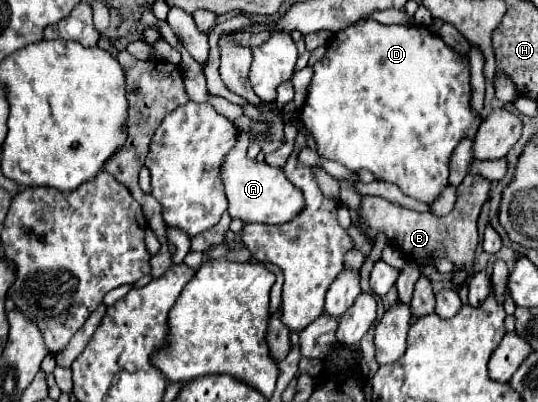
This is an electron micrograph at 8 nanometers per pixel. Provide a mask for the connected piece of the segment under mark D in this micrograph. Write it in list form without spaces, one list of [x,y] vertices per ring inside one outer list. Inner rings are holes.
[[[357,21],[351,27],[339,31],[333,35],[325,57],[313,65],[315,75],[311,79],[309,91],[307,91],[307,101],[303,105],[301,111],[301,119],[303,125],[307,129],[307,133],[315,139],[317,143],[317,153],[321,157],[327,157],[331,161],[341,163],[343,167],[347,167],[353,173],[359,173],[363,169],[371,171],[375,175],[377,181],[387,181],[387,183],[395,183],[405,195],[431,205],[441,191],[449,185],[449,159],[455,151],[455,147],[463,141],[463,139],[475,139],[477,129],[481,125],[481,117],[473,111],[471,107],[471,73],[469,73],[469,59],[461,57],[453,47],[449,47],[441,35],[431,33],[429,27],[421,27],[421,25],[381,25],[377,21]]]

